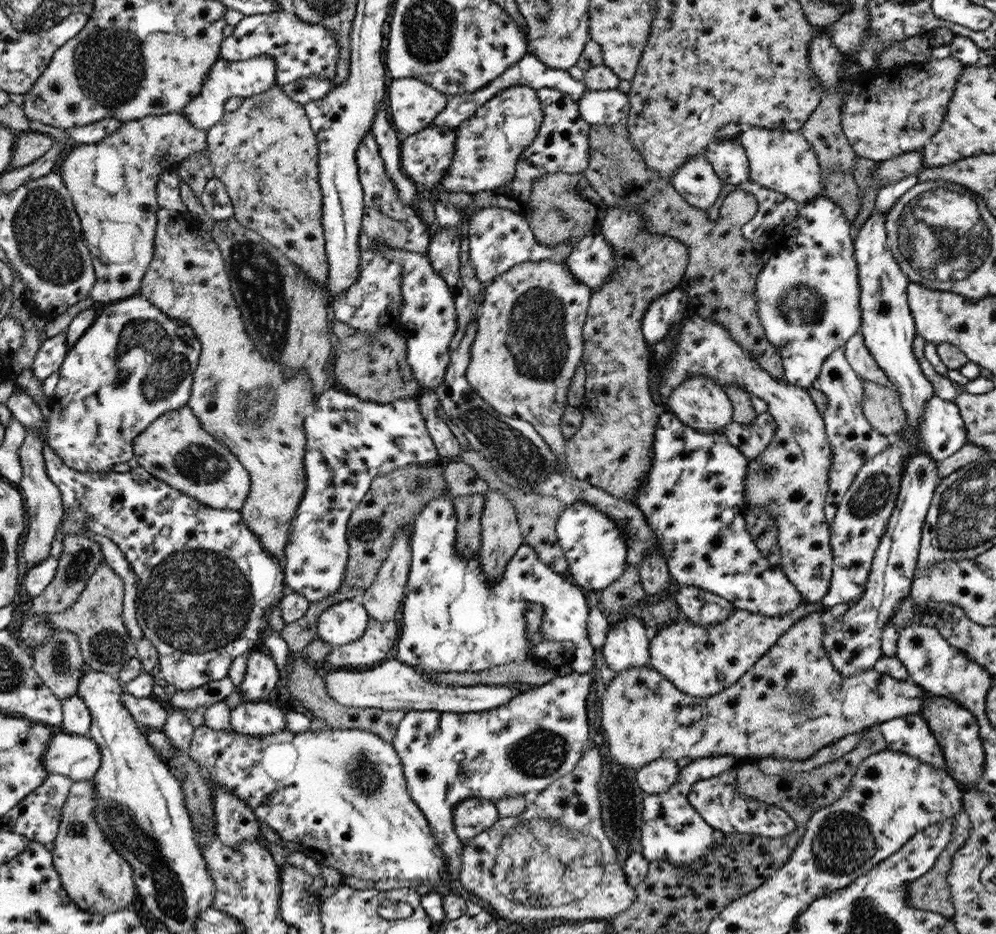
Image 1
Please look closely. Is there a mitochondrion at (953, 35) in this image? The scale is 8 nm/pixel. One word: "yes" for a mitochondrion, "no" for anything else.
no

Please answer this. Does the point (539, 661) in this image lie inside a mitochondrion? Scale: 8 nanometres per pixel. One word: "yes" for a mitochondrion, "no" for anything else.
no

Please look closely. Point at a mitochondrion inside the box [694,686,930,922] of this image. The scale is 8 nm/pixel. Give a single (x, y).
(842, 848)

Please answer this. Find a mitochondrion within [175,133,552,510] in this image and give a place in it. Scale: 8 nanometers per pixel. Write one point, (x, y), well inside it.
(258, 276)

